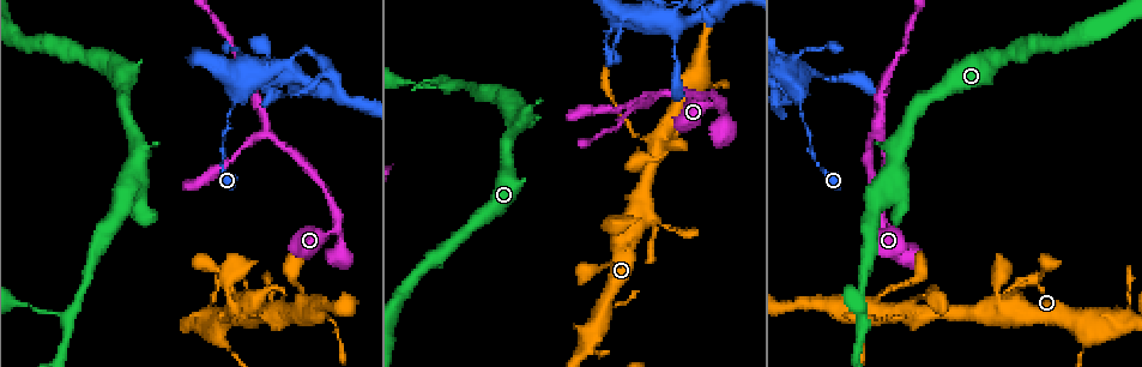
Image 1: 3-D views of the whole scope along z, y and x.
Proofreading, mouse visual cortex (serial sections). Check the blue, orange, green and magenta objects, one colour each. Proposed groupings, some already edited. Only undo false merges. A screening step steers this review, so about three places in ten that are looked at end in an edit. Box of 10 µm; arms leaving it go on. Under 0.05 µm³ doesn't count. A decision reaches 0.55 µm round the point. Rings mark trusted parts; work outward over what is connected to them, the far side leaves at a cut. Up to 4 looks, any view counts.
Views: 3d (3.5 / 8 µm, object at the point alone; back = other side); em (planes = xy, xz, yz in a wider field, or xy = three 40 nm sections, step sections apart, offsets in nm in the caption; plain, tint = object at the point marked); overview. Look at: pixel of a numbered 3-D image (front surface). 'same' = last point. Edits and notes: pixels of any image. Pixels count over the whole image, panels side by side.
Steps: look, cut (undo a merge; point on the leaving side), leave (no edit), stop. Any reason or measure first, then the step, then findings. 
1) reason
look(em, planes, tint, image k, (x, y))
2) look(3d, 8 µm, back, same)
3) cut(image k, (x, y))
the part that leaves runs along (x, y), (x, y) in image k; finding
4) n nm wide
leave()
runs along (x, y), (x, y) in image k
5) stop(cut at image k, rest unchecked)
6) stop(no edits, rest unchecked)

two arms in line, one across
look(3d, 3.5 µm, back, image 1, (269, 135))

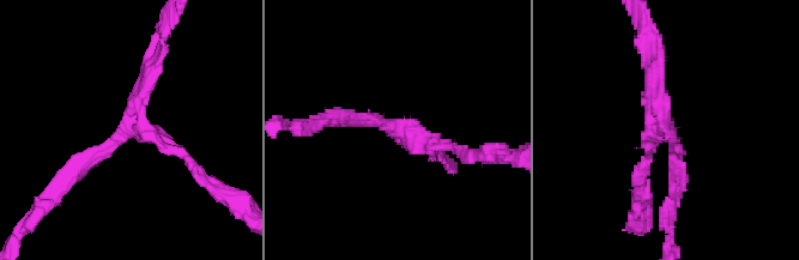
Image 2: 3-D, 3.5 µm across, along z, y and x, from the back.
leave()
one cell here

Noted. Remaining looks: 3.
looks like a crossing
look(3d, 3.5 µm, image 1, (236, 90))

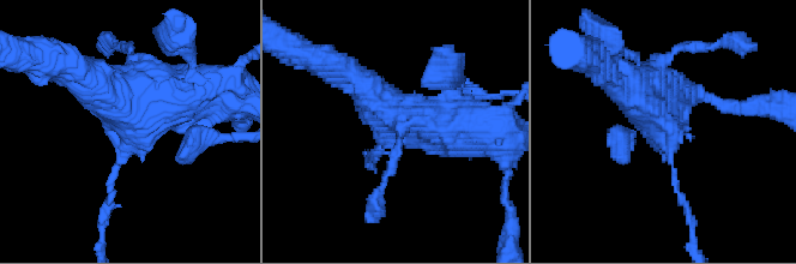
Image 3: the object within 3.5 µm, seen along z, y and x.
need the tissue
look(em, xy, step 3, plain, image 3, (127, 133))

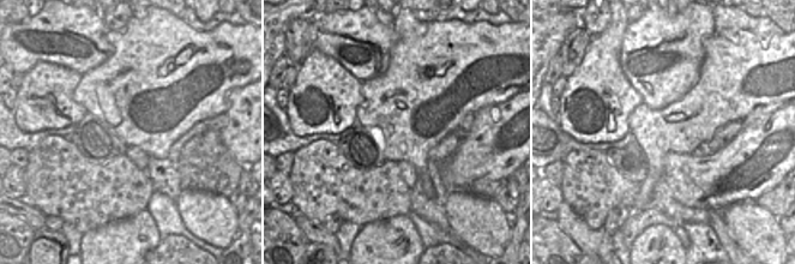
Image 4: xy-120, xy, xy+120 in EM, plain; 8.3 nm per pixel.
with the object marked
look(em, xy, step 3, tint, same)

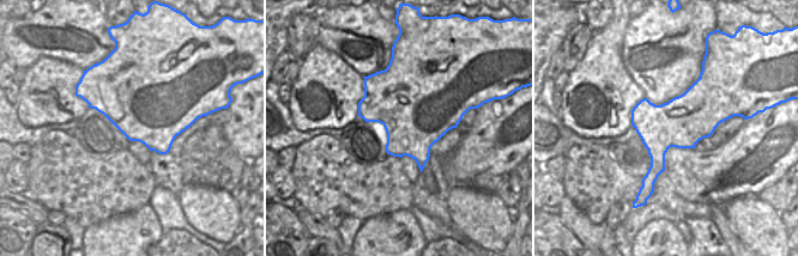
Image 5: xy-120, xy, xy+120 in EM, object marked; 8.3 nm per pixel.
leave()
runs along (112, 185), (152, 112), (215, 92) in image 3; continuous, no second cell

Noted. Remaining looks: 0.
stop(no edits, rest unchecked)

